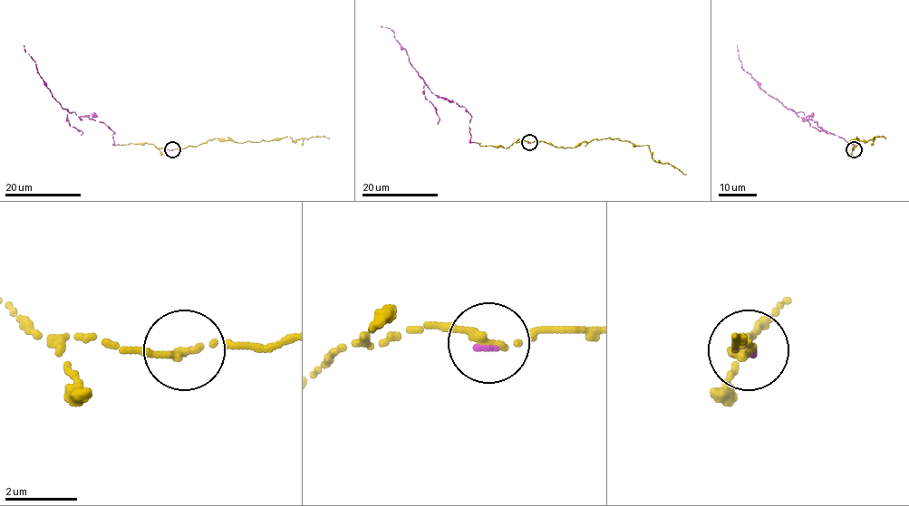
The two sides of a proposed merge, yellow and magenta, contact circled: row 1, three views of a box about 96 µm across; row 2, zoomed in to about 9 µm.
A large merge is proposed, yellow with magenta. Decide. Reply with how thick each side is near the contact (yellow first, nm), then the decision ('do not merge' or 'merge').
calibres 200 and 140 nm; merge

